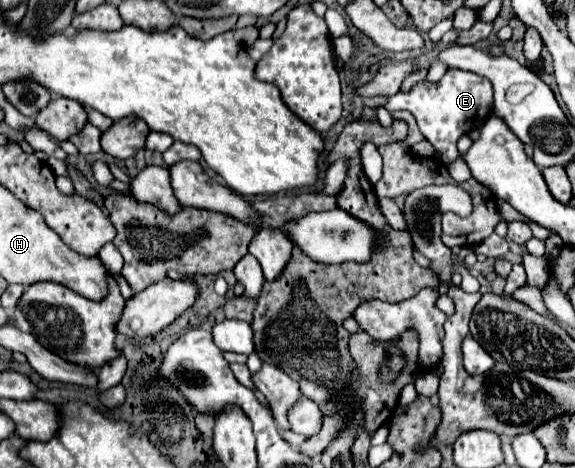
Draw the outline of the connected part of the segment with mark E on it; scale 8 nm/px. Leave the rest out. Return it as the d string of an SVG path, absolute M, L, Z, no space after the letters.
M450 67L438 83L416 83L410 93L396 93L384 107L390 113L400 109L410 111L416 117L422 135L442 153L442 161L450 163L458 157L456 141L464 133L478 129L492 113L492 83L478 73Z

